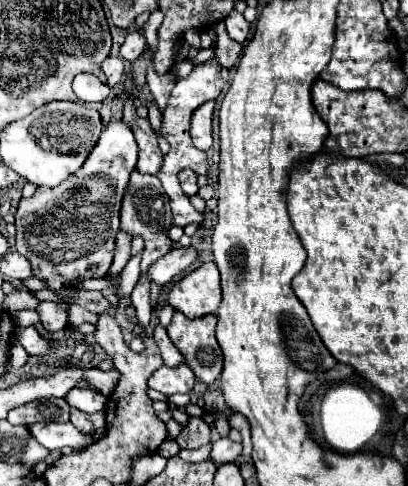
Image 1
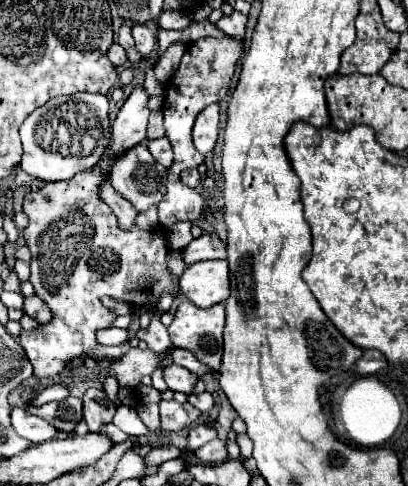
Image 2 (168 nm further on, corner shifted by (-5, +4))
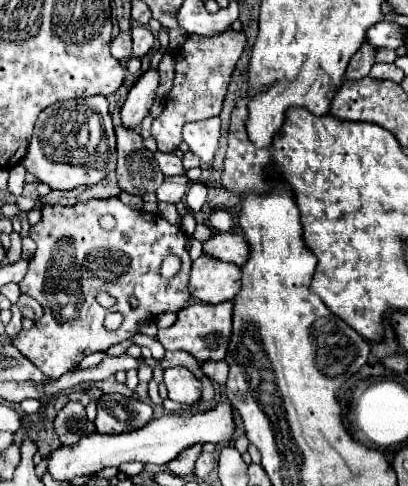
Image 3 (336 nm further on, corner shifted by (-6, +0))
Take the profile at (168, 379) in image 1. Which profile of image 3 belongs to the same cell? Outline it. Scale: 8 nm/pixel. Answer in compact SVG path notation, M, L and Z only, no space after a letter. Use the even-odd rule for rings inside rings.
M174 366L164 370L164 384L168 388L168 398L180 404L194 404L200 400L202 384L184 366Z

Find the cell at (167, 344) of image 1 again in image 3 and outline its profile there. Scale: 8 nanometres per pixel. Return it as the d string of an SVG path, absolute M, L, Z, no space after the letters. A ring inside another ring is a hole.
M220 360L220 362L208 362L208 366L204 366L204 374L210 380L218 382L220 386L224 386L226 378L228 378L228 364L224 360Z

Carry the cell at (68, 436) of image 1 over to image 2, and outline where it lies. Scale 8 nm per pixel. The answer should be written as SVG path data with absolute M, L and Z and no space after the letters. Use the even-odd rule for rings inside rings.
M23 408L11 410L11 424L19 436L27 438L33 444L55 440L55 434L59 432L53 424L49 424L47 420L43 420L39 416L27 414Z

